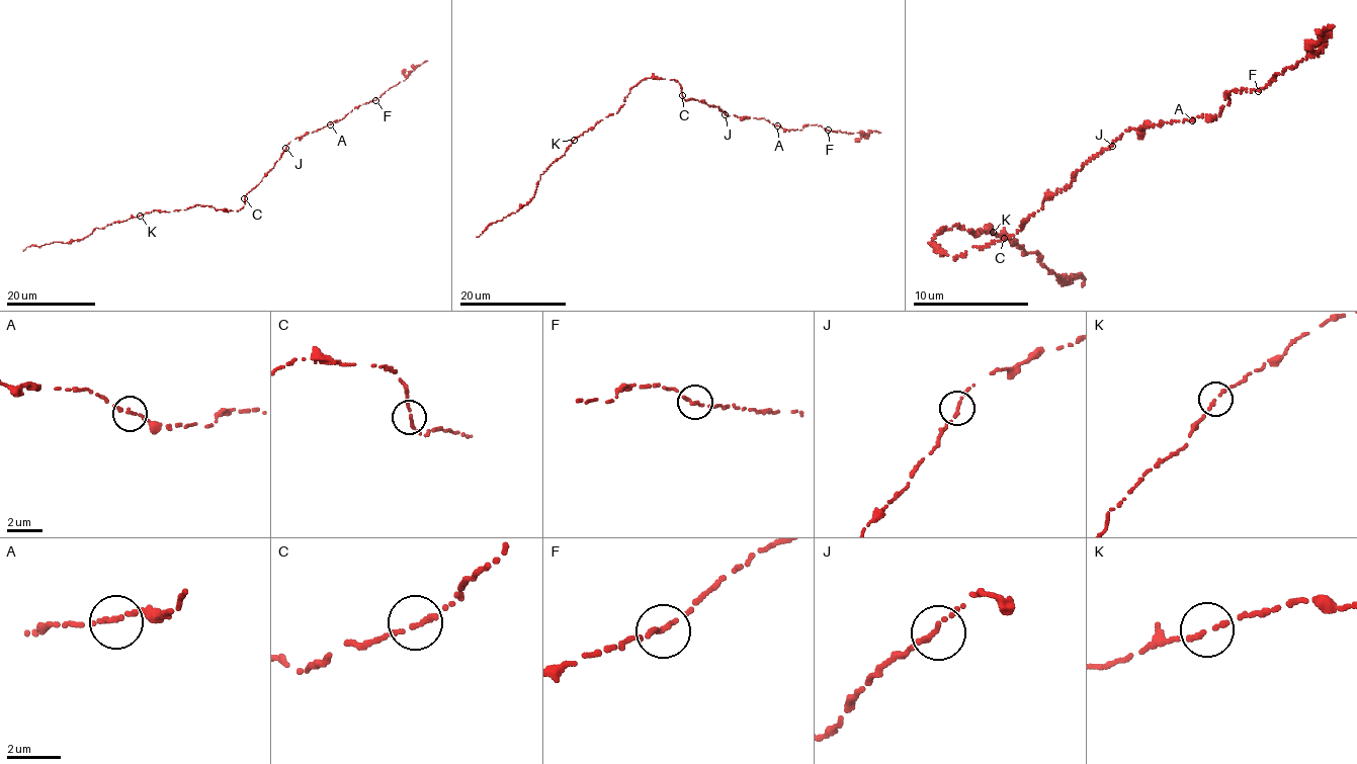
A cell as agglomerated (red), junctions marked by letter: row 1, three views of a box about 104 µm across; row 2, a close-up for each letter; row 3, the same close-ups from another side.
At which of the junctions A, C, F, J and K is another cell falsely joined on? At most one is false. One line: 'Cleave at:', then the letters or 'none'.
Cleave at: none

